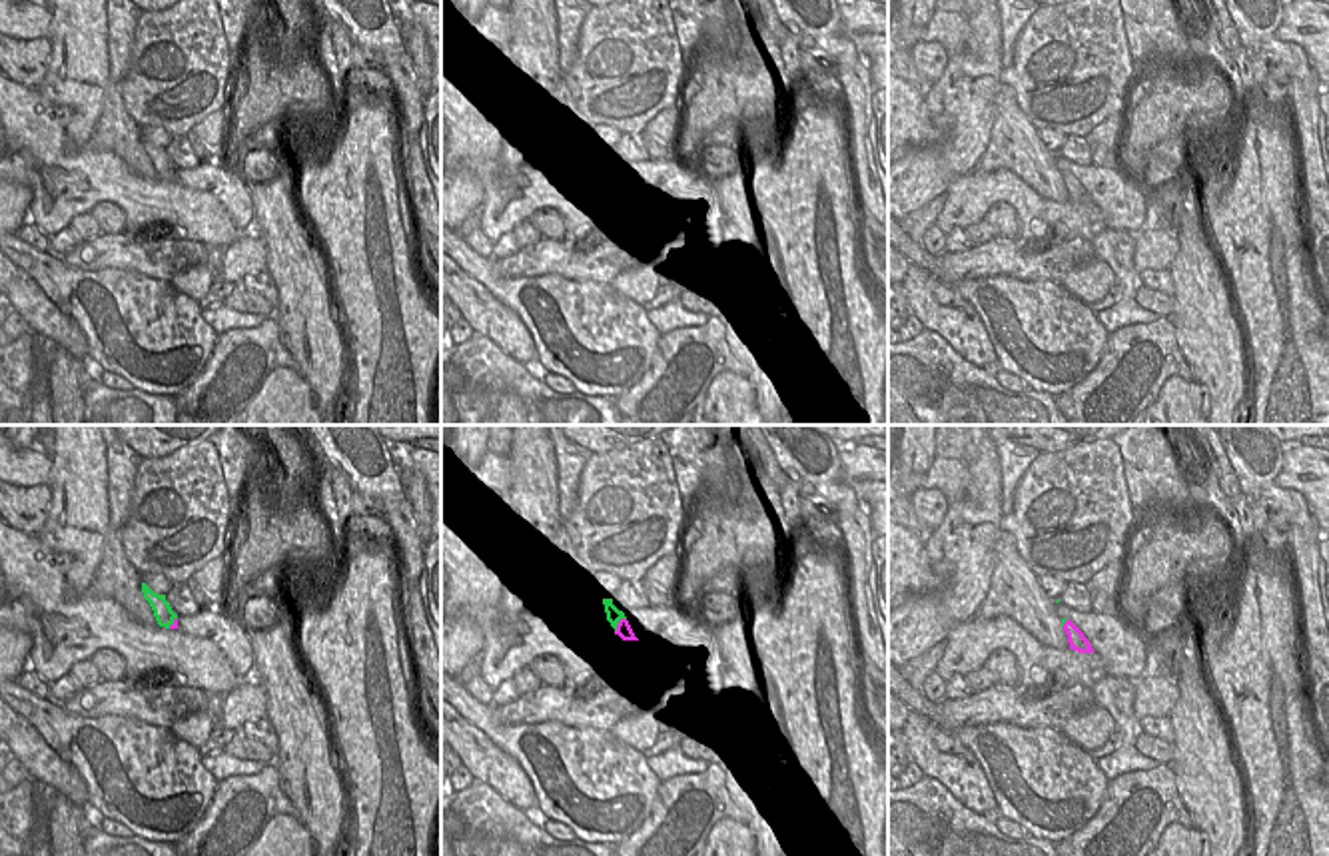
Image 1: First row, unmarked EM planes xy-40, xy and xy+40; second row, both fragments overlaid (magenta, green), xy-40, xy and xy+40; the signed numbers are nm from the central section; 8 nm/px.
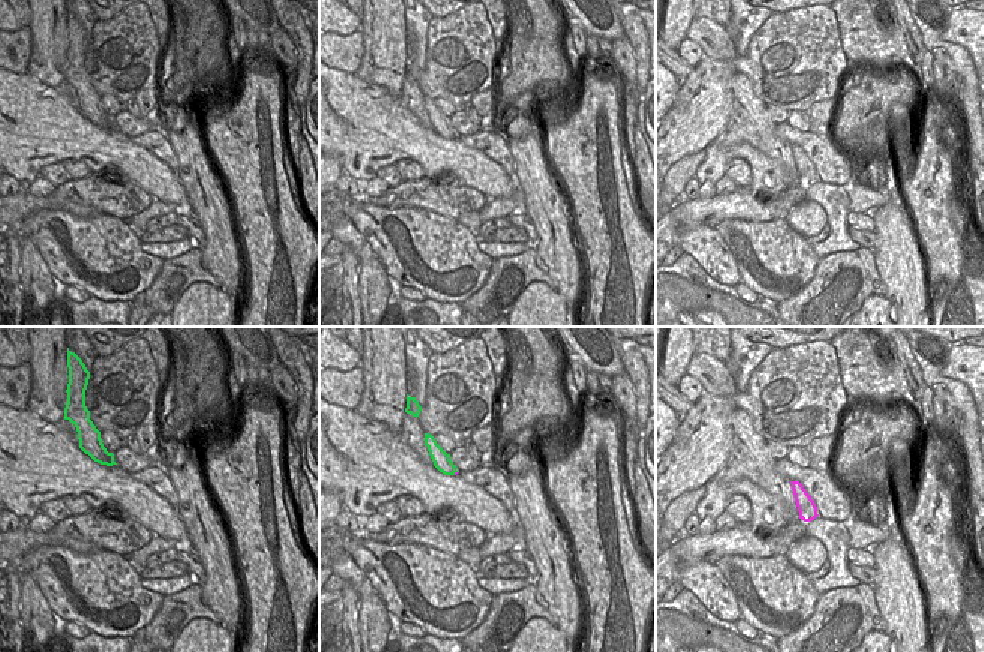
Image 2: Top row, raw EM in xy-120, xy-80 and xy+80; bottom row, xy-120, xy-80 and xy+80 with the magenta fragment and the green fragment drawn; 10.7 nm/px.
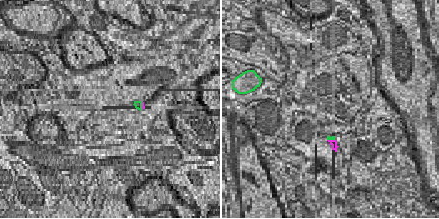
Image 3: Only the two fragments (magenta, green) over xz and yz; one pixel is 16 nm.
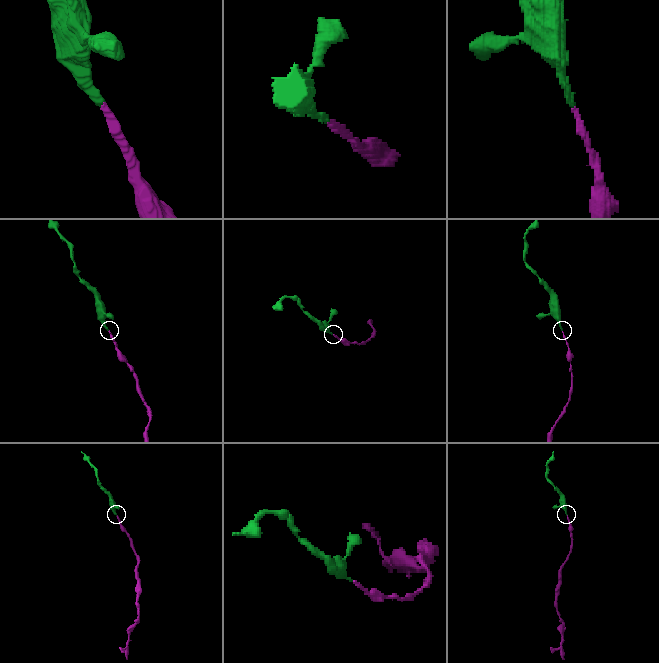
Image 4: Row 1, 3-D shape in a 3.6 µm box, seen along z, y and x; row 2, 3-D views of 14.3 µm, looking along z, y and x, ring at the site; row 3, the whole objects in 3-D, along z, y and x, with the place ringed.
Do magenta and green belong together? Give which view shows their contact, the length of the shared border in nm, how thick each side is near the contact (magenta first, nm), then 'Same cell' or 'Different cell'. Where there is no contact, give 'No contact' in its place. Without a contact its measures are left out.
Touches magenta in xy. Shared border 150 nm. Thickness 130 nm (magenta) against 130 nm. Same cell.

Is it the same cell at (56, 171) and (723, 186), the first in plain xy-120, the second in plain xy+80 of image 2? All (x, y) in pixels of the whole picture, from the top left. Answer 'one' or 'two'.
one

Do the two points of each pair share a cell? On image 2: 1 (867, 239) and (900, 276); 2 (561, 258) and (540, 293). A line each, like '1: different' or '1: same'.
1: different
2: different

